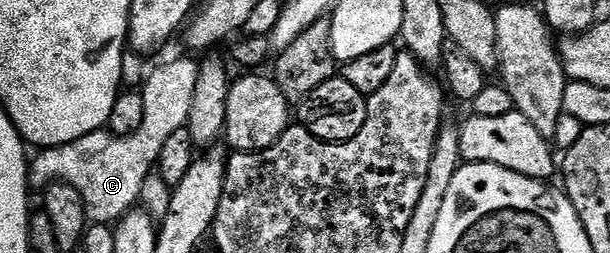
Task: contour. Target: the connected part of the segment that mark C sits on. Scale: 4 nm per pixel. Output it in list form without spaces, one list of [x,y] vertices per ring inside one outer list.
[[[177,58],[174,62],[165,62],[157,66],[149,74],[149,83],[143,86],[145,95],[145,115],[143,124],[133,134],[122,138],[109,133],[102,128],[83,136],[79,140],[71,140],[71,144],[50,146],[42,149],[37,159],[31,162],[31,182],[34,187],[44,188],[51,182],[66,182],[71,184],[83,196],[85,216],[93,224],[113,224],[123,215],[129,213],[141,202],[143,180],[147,180],[149,173],[156,167],[159,152],[163,152],[163,143],[171,136],[171,132],[186,129],[191,112],[191,96],[195,96],[195,80],[197,79],[196,61],[189,58]]]

